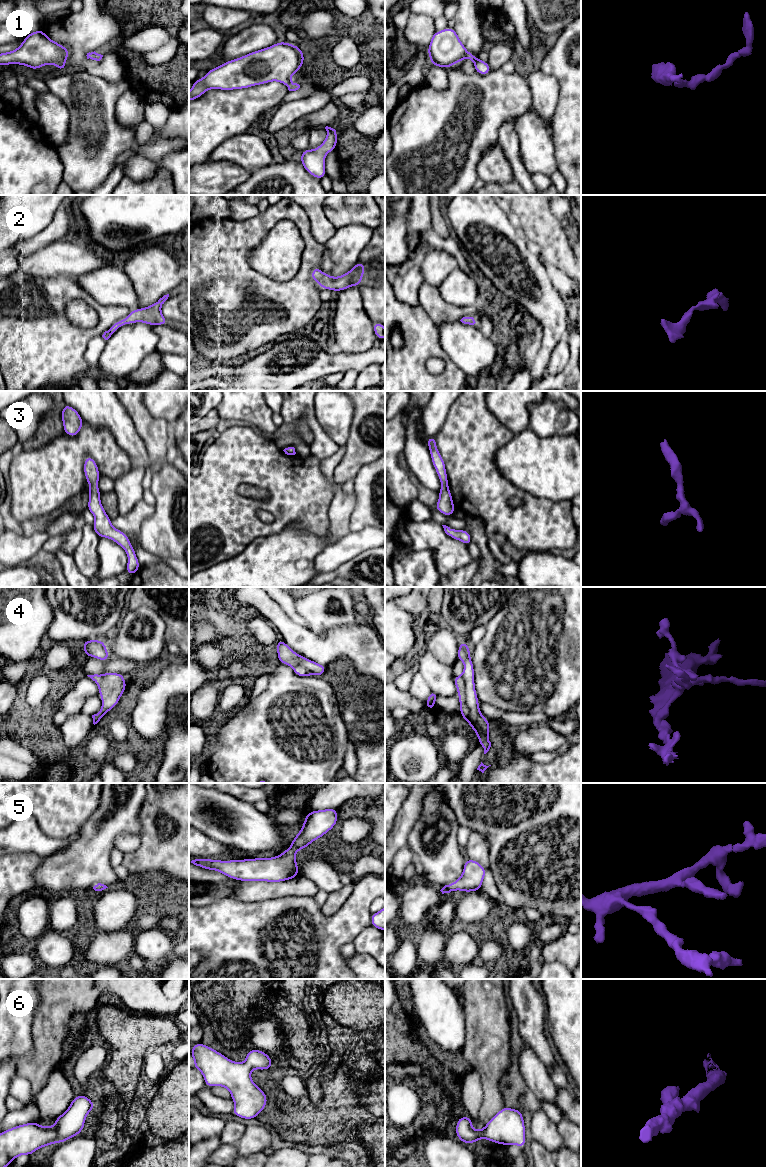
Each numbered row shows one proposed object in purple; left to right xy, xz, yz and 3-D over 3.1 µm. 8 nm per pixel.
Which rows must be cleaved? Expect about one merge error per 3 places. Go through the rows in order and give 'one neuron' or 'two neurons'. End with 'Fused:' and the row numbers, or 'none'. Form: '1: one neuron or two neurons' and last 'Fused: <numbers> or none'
1: one neuron
2: one neuron
3: one neuron
4: two neurons
5: one neuron
6: one neuron
Fused: 4

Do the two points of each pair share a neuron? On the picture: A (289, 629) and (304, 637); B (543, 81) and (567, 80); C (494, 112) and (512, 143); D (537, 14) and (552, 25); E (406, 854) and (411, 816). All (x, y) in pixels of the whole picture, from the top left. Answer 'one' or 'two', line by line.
A: one
B: two
C: two
D: one
E: two

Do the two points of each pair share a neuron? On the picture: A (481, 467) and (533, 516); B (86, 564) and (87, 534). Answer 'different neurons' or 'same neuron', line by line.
A: same neuron
B: same neuron

